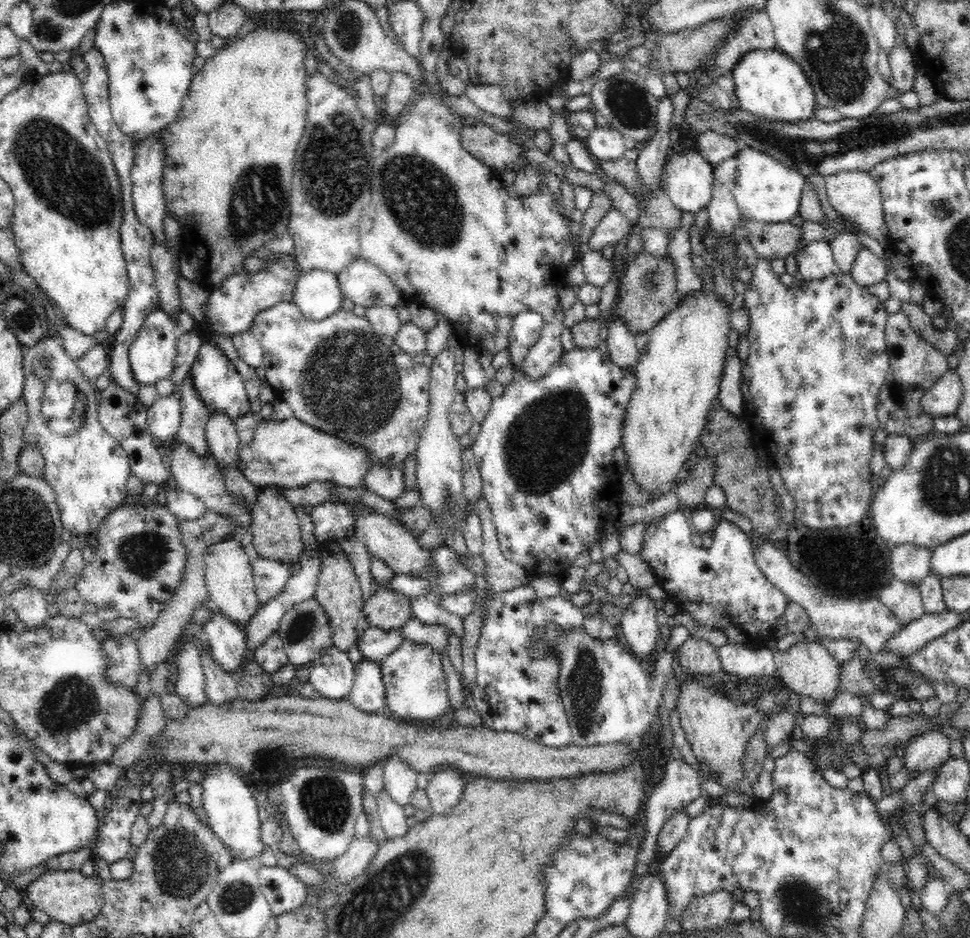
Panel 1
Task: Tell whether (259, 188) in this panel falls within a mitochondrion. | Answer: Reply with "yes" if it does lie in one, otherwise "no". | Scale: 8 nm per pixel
yes

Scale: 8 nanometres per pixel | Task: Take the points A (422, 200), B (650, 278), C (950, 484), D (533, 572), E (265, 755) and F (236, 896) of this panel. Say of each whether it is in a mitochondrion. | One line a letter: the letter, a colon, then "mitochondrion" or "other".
A: mitochondrion
B: mitochondrion
C: mitochondrion
D: other
E: mitochondrion
F: mitochondrion

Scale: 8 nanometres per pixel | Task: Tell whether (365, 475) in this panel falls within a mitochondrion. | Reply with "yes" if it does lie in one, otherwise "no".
no

